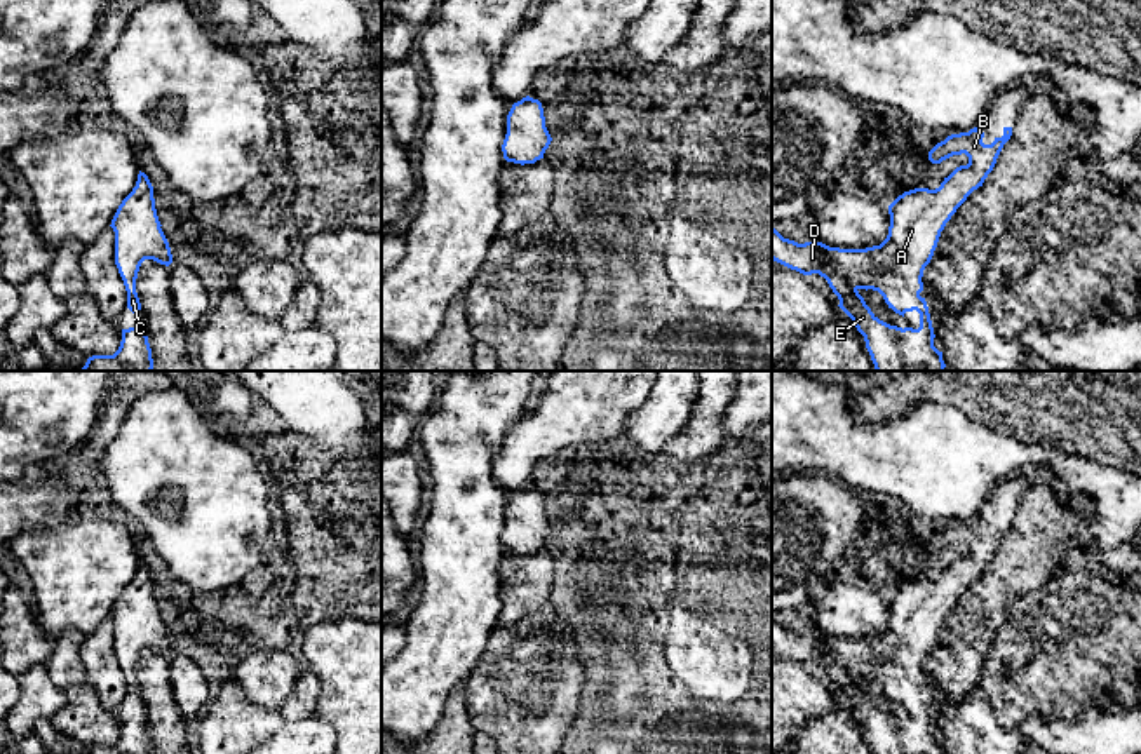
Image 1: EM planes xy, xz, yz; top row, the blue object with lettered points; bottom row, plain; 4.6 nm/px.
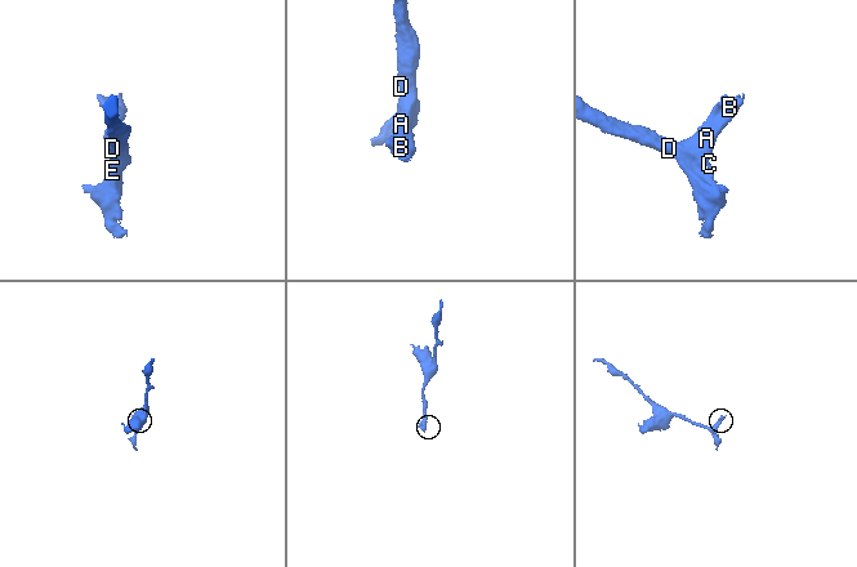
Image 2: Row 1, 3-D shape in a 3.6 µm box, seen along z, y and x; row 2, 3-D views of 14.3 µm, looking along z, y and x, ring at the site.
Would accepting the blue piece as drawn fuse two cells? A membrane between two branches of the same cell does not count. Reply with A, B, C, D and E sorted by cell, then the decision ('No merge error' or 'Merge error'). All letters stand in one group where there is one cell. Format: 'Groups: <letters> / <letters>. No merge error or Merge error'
Groups: A B C D E. No merge error

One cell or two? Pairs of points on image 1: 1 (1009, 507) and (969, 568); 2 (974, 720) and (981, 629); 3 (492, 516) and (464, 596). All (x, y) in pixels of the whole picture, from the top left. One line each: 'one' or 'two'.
1: one
2: two
3: one

